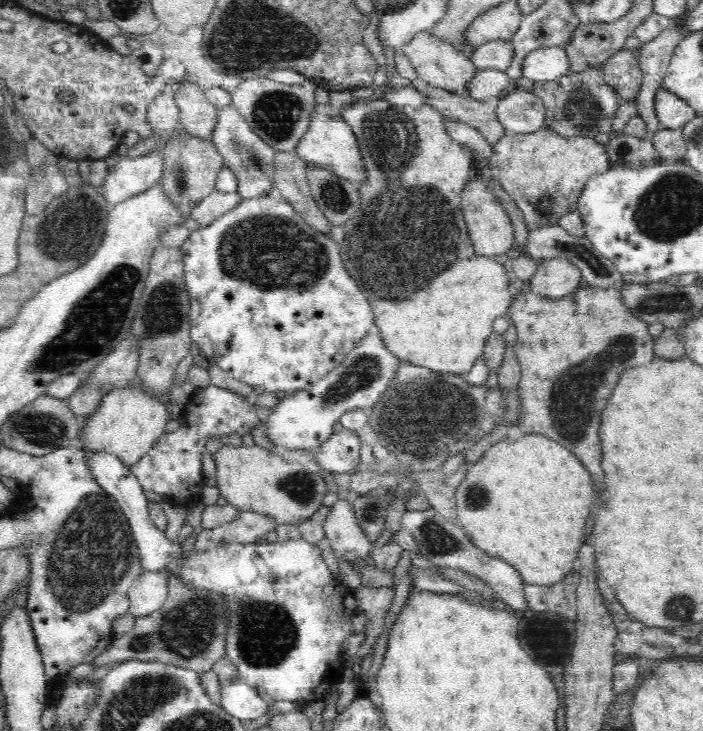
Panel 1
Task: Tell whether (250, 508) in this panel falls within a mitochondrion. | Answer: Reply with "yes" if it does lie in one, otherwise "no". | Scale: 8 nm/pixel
no

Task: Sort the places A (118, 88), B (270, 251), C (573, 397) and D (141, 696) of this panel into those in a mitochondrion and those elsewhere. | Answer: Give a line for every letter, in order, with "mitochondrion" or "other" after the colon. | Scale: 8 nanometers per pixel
A: other
B: mitochondrion
C: mitochondrion
D: mitochondrion

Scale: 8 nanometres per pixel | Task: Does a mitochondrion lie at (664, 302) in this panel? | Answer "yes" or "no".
yes

